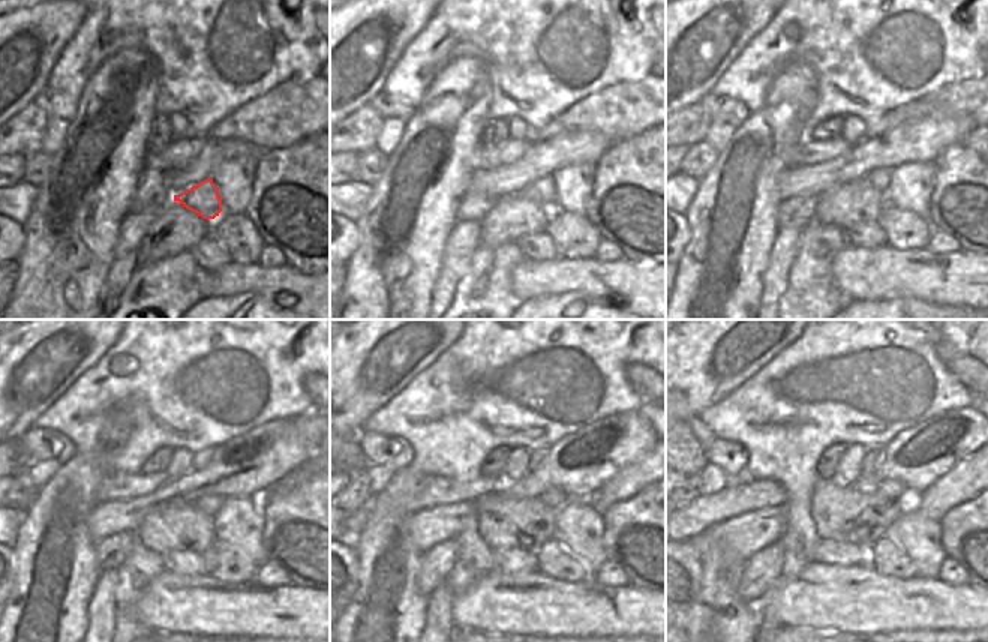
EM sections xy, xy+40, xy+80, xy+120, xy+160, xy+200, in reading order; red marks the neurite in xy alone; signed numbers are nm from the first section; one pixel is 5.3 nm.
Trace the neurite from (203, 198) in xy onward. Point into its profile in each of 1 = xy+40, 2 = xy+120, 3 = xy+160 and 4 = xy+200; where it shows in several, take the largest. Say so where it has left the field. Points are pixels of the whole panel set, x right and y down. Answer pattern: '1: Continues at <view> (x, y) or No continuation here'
1: Continues at xy+40 (541, 192)
2: Continues at xy+120 (210, 506)
3: Continues at xy+160 (555, 498)
4: Continues at xy+200 (892, 489)

